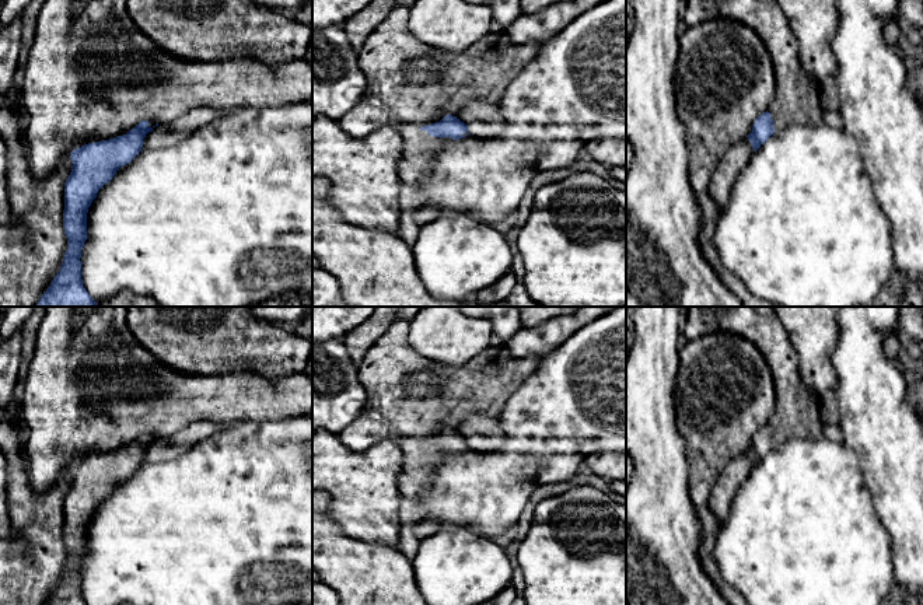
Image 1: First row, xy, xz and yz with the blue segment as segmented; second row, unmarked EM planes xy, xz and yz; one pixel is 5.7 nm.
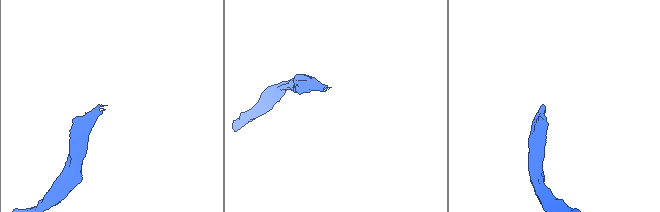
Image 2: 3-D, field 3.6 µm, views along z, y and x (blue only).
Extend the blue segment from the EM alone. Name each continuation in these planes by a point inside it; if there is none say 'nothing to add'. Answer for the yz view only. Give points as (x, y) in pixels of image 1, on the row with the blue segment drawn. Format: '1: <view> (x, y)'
1: yz (797, 100)

